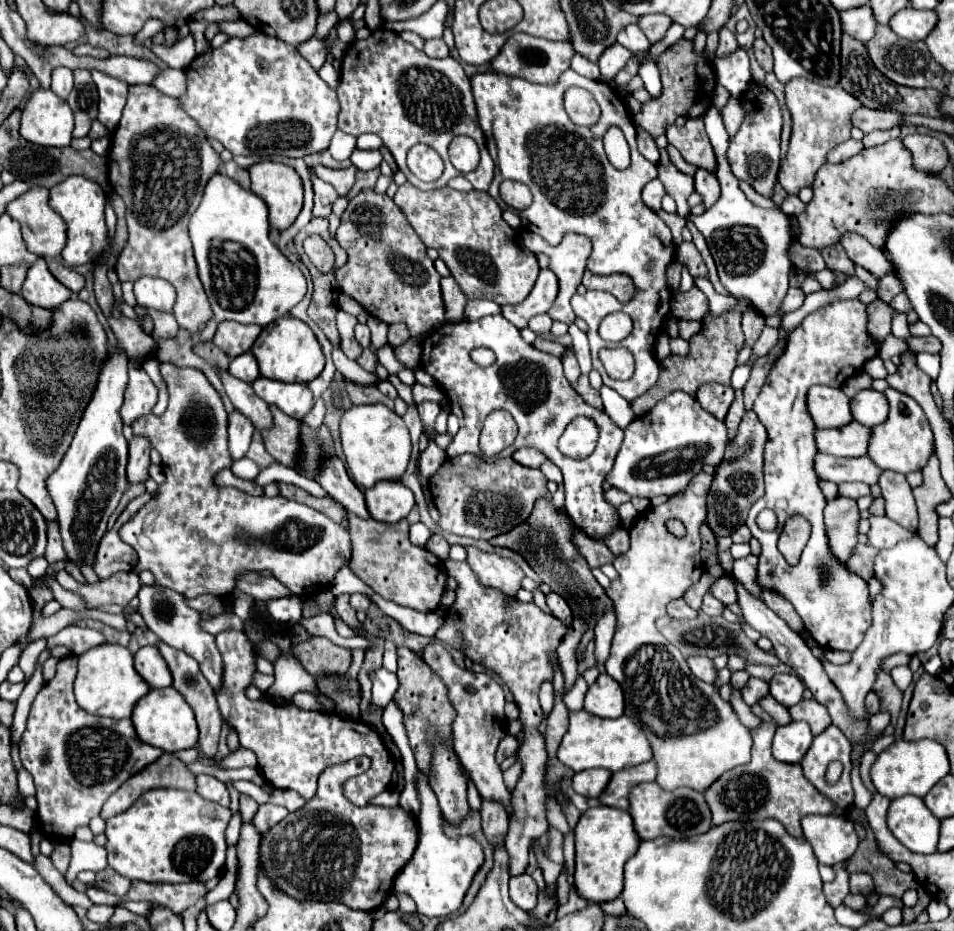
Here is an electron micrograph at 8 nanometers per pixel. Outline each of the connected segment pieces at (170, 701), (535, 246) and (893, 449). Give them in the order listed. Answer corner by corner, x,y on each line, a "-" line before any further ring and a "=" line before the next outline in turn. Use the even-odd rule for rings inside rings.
172,686
154,688
142,700
138,700
138,704
134,706
132,724
142,742
156,746
164,752
178,752
178,750
192,748
198,740
198,726
194,720
194,712
=
525,230
522,233
524,238
524,246
531,252
542,252
548,254
550,258
550,270
556,274
558,278
558,296
556,296
556,302
554,306
548,310
548,316
552,320
558,320
558,322
566,322
566,324
572,324
574,322
574,312
572,312
572,306
570,306
570,298
576,294
576,288
578,284
582,282
582,272
586,268
586,262
588,262
588,256
592,252
592,240
588,236
582,236
582,234
576,234
576,232
568,232
562,242
558,246
548,246
548,242
541,236
535,234
535,238
532,238
532,234
528,236
528,231
=
888,388
886,398
890,402
890,412
888,412
886,422
872,428
868,456
882,470
894,470
900,474
908,474
912,470
922,470
928,462
930,452
934,452
934,436
932,436
930,424
924,416
922,408
918,406
918,402
914,402
910,396

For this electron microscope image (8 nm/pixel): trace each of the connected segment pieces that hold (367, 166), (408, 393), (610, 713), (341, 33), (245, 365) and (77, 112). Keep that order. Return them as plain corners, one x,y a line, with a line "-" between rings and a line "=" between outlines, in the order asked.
356,150
352,154
352,164
358,168
358,170
364,170
364,172
370,172
370,170
376,170
382,162
382,156
378,150
370,150
370,152
362,152
362,150
=
390,375
389,381
394,385
398,396
407,404
414,404
412,387
402,383
396,375
=
600,674
598,680
588,686
588,692
586,692
586,698
584,698
584,710
594,714
594,716
600,716
600,718
622,716
624,714
624,694
620,692
620,684
614,678
610,678
608,674
=
348,20
338,26
338,38
340,38
342,42
346,42
346,44
356,38
356,30
354,30
354,26
352,26
=
246,352
246,354
240,354
238,358
234,358
232,362
230,362
230,370
228,370
234,378
238,378
238,380
242,380
242,382
254,382
258,376
260,376
260,370
258,370
258,362
256,362
256,358
250,354
250,352
=
74,70
74,88
68,96
68,106
74,112
74,138
84,138
98,116
98,92
88,70

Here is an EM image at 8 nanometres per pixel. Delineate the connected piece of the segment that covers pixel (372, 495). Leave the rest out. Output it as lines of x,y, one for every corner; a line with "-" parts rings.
394,480
394,484
376,484
366,490
366,508
378,522
394,524
408,516
414,506
414,494

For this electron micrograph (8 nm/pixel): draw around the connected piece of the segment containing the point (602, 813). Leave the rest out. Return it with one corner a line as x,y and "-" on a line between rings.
606,806
590,808
580,816
574,828
574,836
576,836
576,870
574,870
576,894
592,904
616,900
624,888
622,886
624,864
638,850
640,844
630,814

